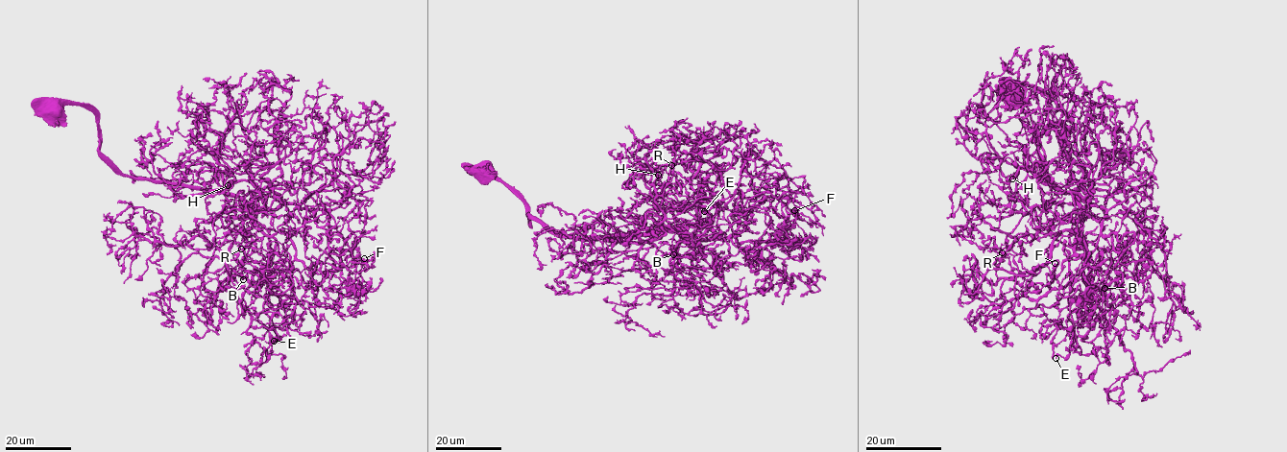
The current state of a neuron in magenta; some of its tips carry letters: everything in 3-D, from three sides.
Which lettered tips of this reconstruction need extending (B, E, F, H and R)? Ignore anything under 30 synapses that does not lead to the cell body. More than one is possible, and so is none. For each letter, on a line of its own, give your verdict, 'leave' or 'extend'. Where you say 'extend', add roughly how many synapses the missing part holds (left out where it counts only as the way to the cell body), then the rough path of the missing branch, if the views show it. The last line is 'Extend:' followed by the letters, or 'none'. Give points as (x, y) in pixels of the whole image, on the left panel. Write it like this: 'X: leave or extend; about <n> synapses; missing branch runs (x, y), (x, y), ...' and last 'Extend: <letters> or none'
B: leave
E: leave
F: leave
H: leave
R: leave
Extend: none

